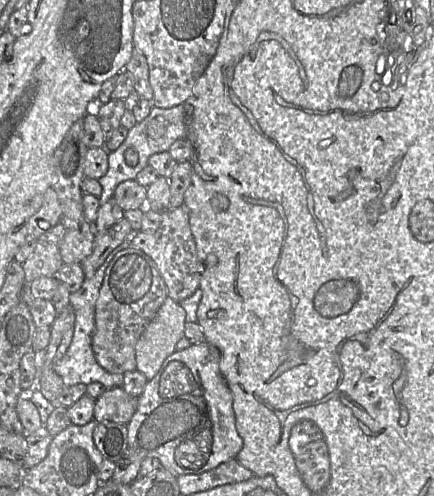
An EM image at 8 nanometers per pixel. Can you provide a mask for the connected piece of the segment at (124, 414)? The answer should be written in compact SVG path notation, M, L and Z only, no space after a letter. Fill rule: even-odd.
M122 387L106 389L96 399L93 419L97 423L114 422L127 425L138 406L138 397L127 394Z

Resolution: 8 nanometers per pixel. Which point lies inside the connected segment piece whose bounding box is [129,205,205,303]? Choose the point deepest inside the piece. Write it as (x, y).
(172, 247)

